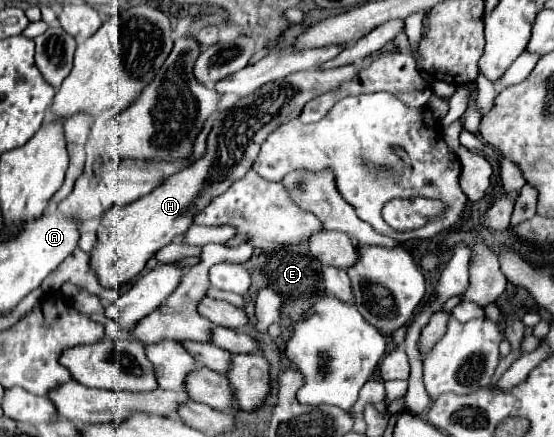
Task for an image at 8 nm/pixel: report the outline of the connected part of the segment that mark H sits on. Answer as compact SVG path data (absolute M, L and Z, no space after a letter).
M349 64L331 70L319 68L295 72L283 80L261 86L251 96L245 96L241 100L243 106L237 106L229 112L221 112L209 132L207 152L203 158L163 180L151 194L127 206L111 208L103 216L103 222L97 230L97 244L91 256L91 264L99 276L99 282L105 288L119 288L131 278L135 278L157 250L171 244L173 238L179 240L179 236L189 230L197 212L205 210L209 206L209 200L217 198L233 182L241 180L245 172L251 170L253 162L257 160L257 152L269 132L273 132L279 124L297 118L303 104L329 90L335 90L343 80L353 78L359 68L361 66Z

